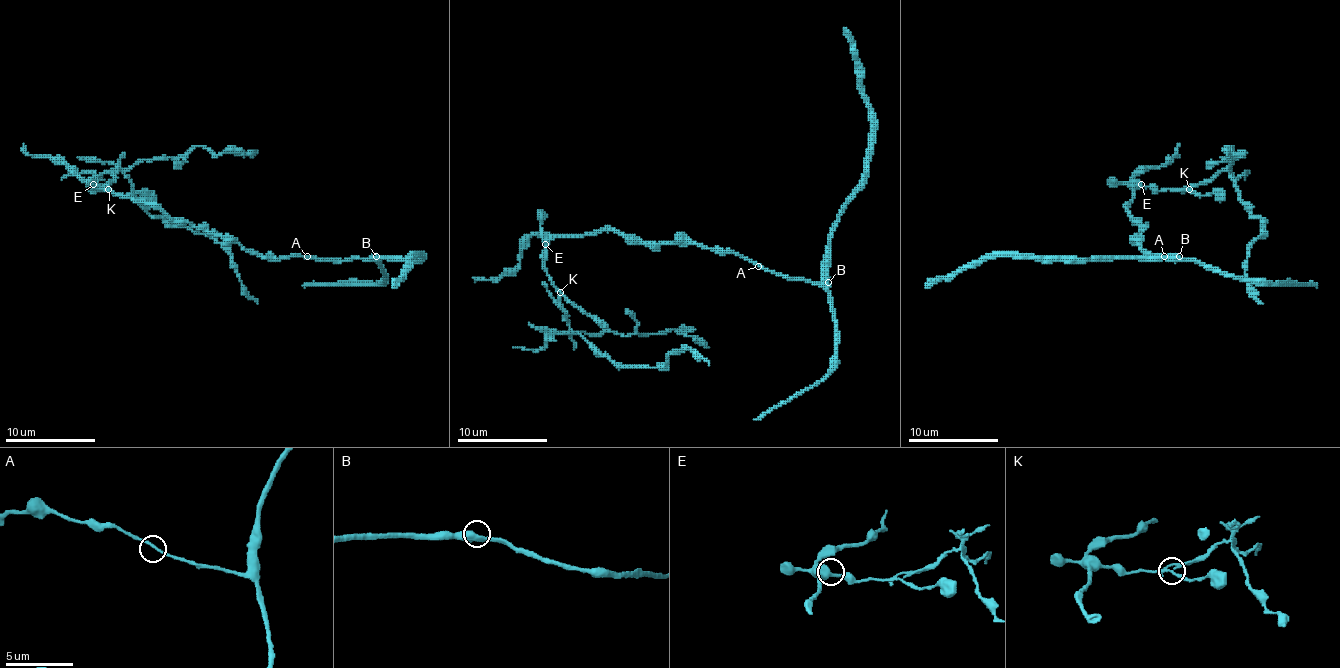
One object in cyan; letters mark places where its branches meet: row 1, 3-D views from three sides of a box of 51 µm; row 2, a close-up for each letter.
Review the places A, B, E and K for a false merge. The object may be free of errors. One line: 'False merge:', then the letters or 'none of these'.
False merge: K

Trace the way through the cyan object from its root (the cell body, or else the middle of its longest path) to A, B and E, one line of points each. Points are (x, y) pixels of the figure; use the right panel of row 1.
A: (1141, 231), (1141, 247), (1146, 254), (1150, 258), (1164, 256)
B: (1141, 231), (1141, 247), (1150, 258), (1164, 256), (1175, 261), (1179, 256)
E: (1141, 231), (1128, 211), (1132, 193), (1141, 184)

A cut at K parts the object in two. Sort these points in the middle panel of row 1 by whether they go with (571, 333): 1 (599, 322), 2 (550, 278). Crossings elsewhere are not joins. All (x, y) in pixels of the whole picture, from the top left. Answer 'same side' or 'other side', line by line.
1: other side
2: other side

